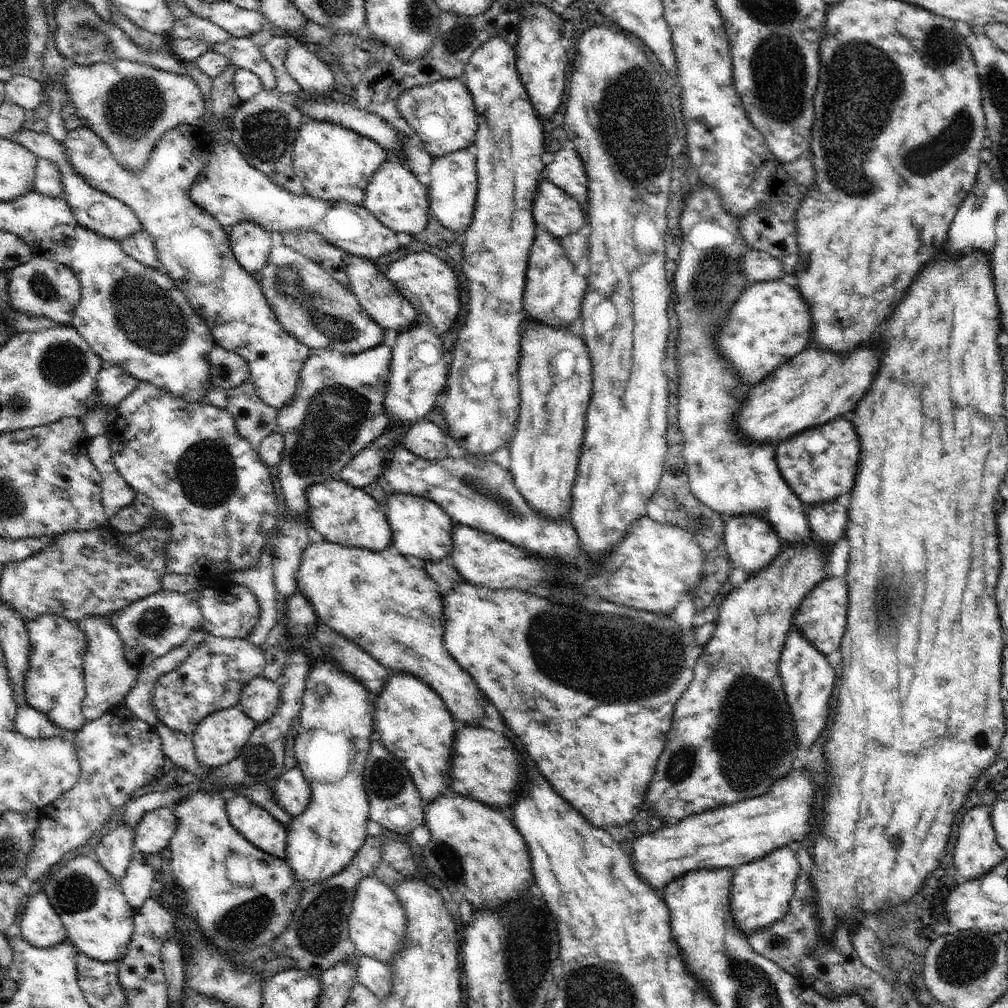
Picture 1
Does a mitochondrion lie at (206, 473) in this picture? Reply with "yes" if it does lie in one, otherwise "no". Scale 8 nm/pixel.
yes

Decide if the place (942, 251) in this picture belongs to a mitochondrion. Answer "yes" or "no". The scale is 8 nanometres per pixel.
no

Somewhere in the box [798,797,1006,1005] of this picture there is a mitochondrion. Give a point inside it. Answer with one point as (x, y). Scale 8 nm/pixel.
(963, 960)

